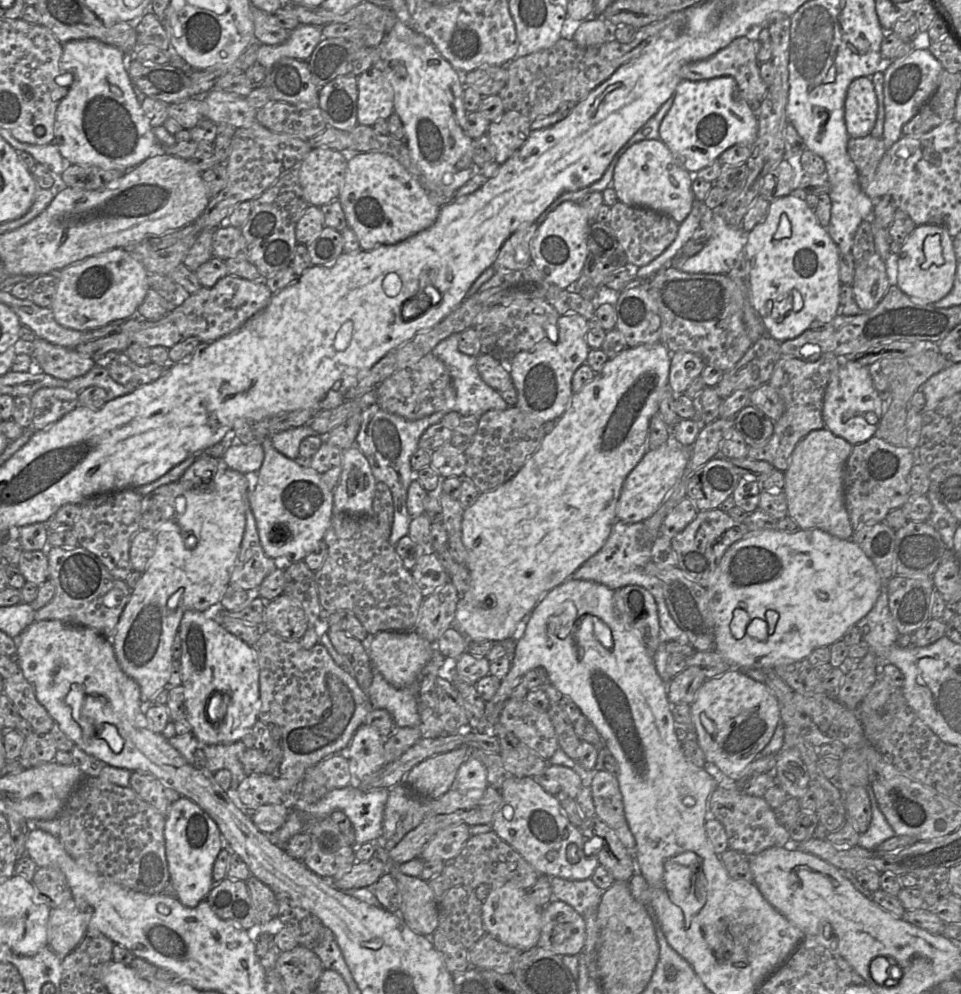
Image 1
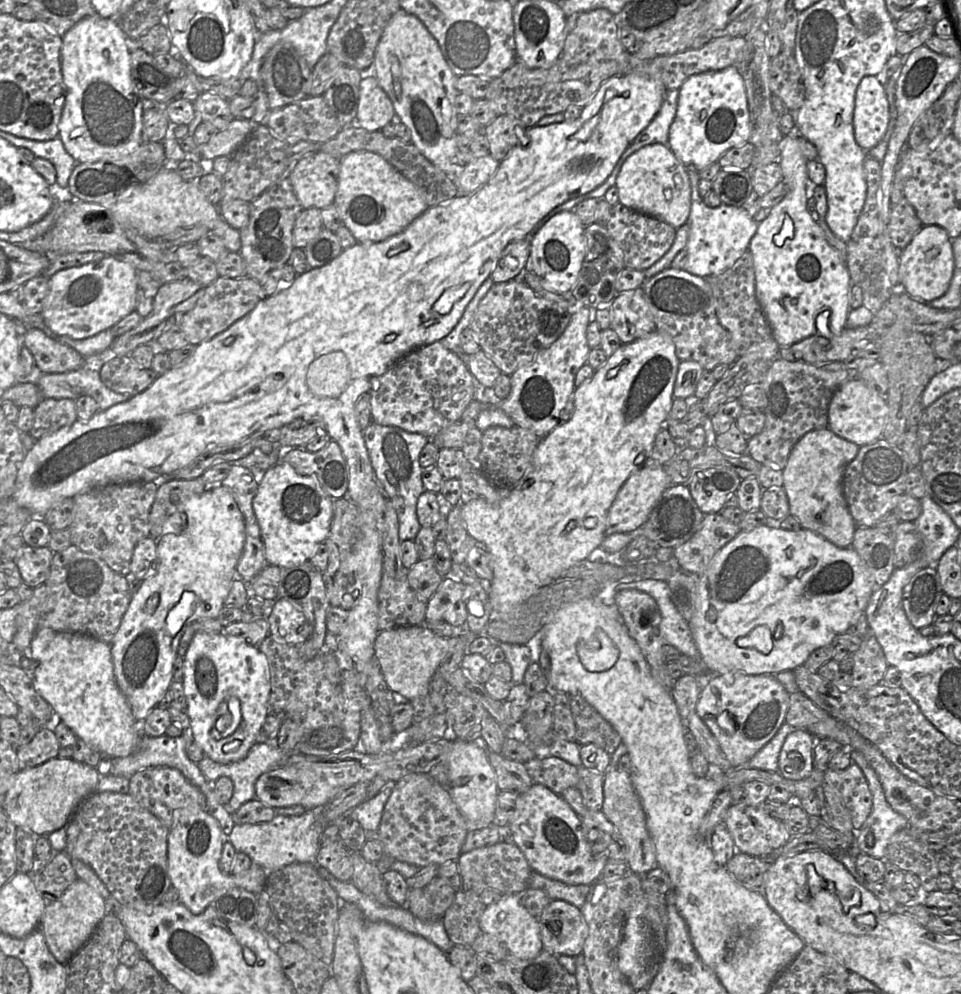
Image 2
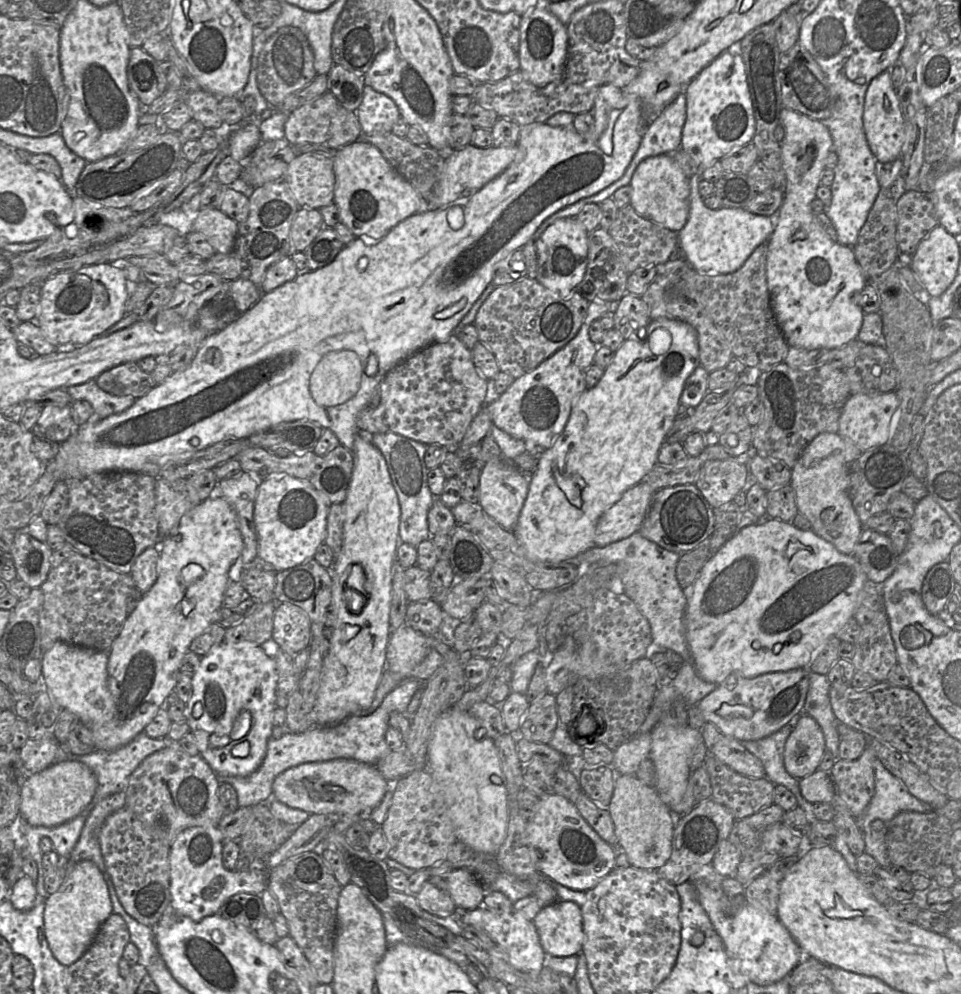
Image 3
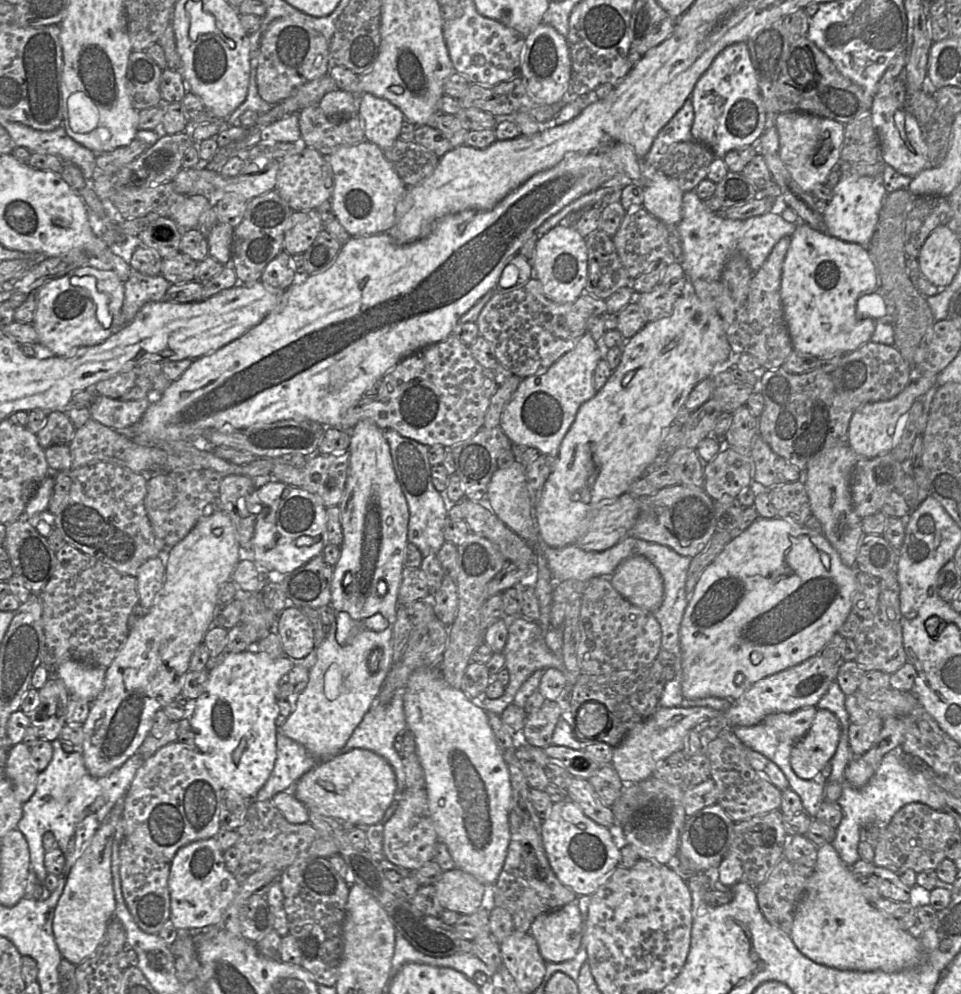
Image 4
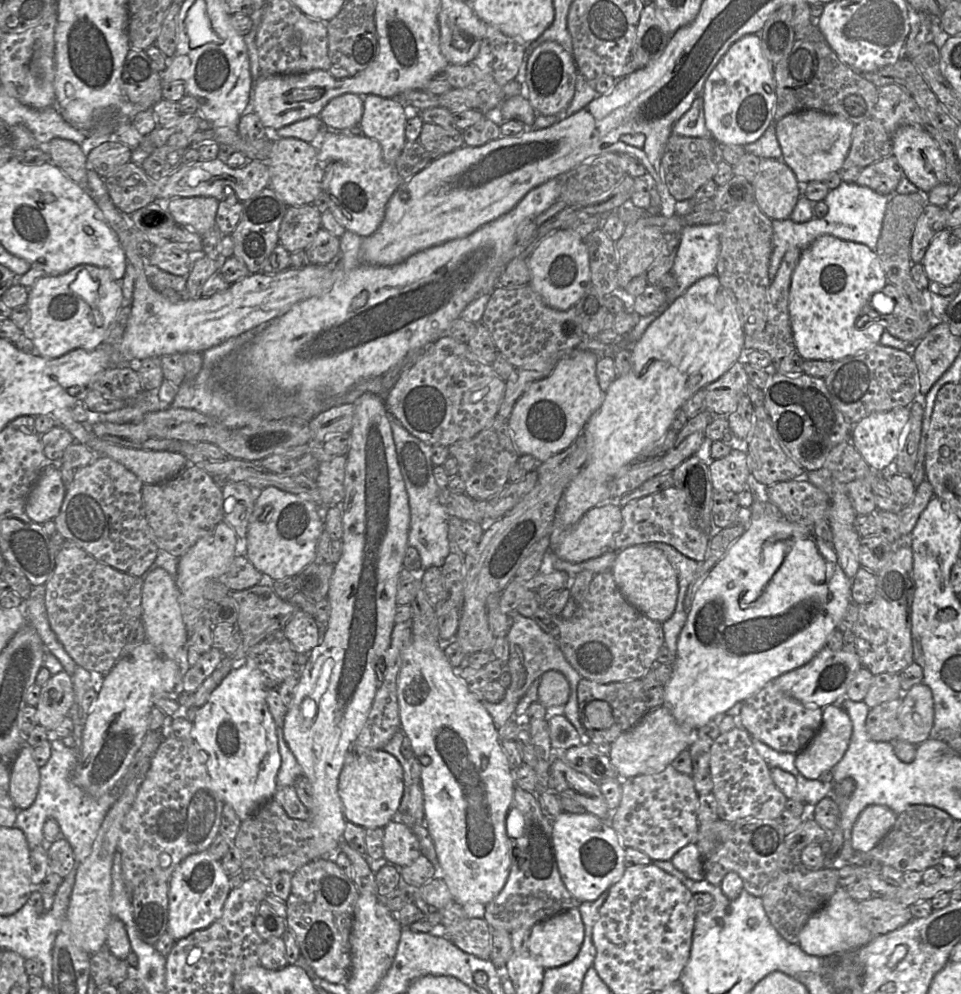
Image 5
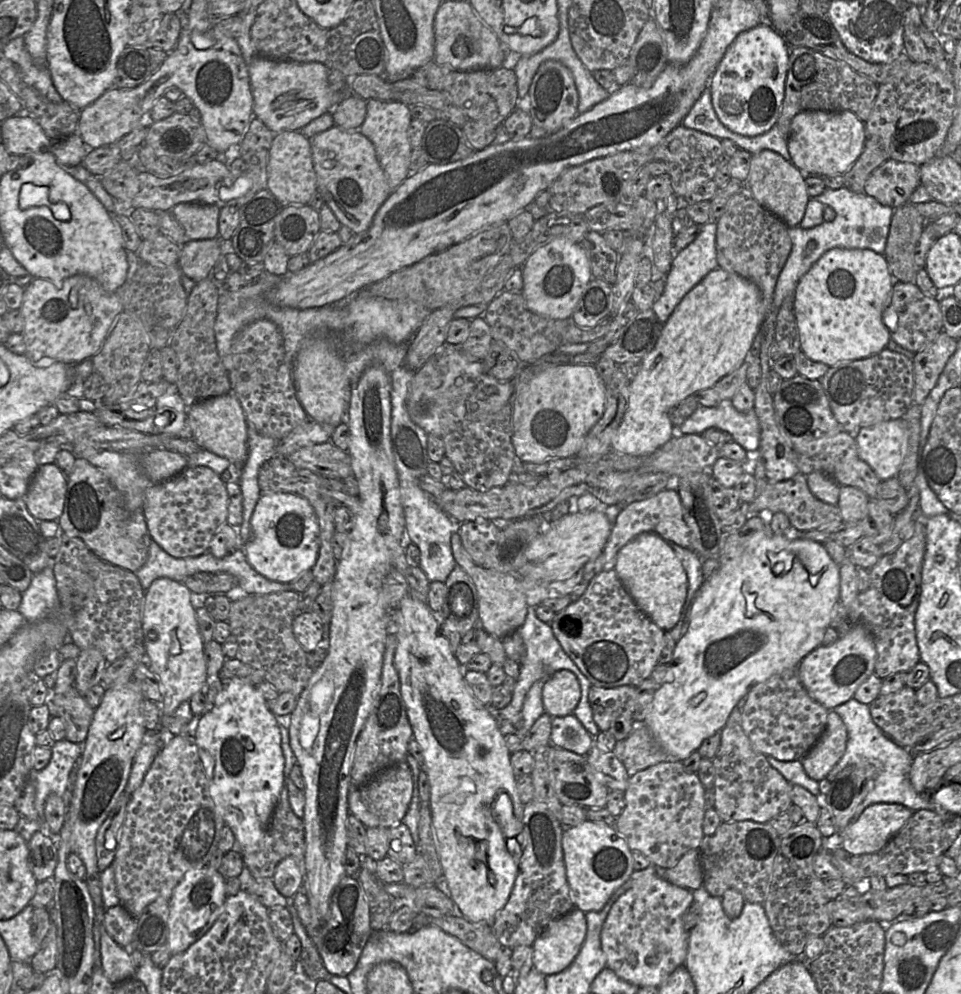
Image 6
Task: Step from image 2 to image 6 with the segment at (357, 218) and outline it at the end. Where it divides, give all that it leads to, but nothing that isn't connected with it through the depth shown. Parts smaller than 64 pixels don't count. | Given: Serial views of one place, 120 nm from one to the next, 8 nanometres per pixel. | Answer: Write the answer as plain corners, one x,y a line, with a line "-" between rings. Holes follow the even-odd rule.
337,126
316,134
310,139
310,143
317,176
317,190
342,225
350,228
354,234
365,232
371,226
378,209
391,193
391,187
374,145
359,130
345,130

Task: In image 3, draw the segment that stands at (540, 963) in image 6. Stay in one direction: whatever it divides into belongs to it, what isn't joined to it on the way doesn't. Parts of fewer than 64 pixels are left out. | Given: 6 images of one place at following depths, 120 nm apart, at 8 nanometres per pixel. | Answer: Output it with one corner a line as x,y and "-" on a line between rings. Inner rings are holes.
558,900
544,906
533,920
547,956
581,953
584,944
581,908
573,901

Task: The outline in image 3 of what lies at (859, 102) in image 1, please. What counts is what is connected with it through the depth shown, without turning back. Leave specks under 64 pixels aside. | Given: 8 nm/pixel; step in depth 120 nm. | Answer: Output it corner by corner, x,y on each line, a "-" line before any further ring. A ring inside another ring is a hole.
890,70
882,72
869,84
864,101
863,127
868,145
879,162
892,162
901,157
905,124

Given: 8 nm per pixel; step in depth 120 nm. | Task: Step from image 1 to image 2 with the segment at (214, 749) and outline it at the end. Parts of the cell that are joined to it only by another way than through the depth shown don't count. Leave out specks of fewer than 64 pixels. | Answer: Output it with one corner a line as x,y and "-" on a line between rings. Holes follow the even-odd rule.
269,738
266,742
255,743
246,757
240,761
221,764
204,756
198,767
209,781
215,782
222,776
229,777
233,781
233,795
229,804
223,805
233,814
244,803
256,798
255,783
258,777
284,766
291,753
282,751
277,745
276,738

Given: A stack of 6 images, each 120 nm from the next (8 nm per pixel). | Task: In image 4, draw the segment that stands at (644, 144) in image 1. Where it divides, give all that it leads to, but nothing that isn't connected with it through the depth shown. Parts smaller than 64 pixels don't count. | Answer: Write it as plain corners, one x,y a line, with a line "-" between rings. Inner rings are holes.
645,168
642,207
666,224
678,225
685,192
677,182
658,168

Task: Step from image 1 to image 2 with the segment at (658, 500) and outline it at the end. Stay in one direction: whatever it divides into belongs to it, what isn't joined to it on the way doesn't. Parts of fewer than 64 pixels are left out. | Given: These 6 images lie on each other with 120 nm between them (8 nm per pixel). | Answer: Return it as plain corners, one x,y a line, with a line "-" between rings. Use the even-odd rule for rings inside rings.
653,460
633,473
619,490
607,515
606,535
629,533
639,529
648,520
652,510
660,500
663,492
671,483
664,465

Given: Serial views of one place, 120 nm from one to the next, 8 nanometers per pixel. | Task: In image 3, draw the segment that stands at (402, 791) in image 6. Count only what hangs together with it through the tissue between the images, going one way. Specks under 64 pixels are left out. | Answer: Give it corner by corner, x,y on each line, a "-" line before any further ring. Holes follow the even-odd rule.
340,758
307,762
283,771
273,782
272,797
309,814
367,815
381,802
387,784
374,765

